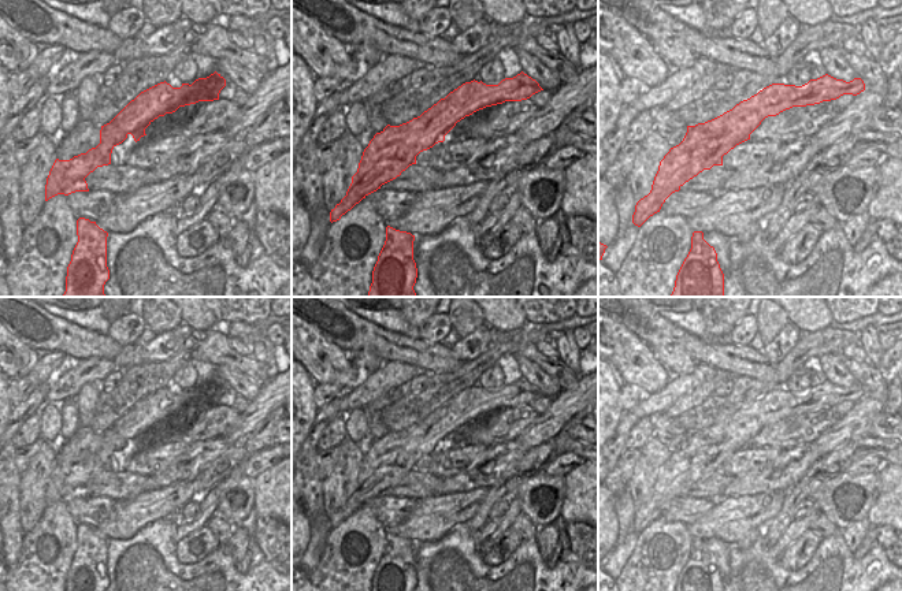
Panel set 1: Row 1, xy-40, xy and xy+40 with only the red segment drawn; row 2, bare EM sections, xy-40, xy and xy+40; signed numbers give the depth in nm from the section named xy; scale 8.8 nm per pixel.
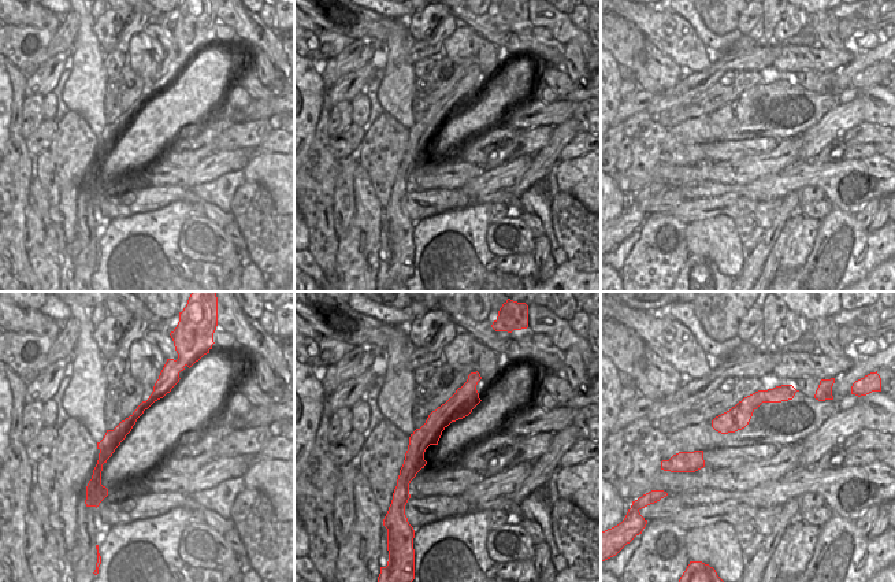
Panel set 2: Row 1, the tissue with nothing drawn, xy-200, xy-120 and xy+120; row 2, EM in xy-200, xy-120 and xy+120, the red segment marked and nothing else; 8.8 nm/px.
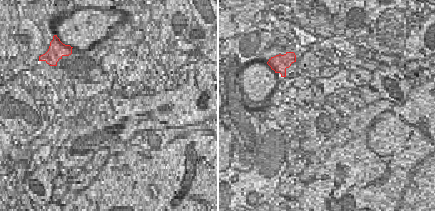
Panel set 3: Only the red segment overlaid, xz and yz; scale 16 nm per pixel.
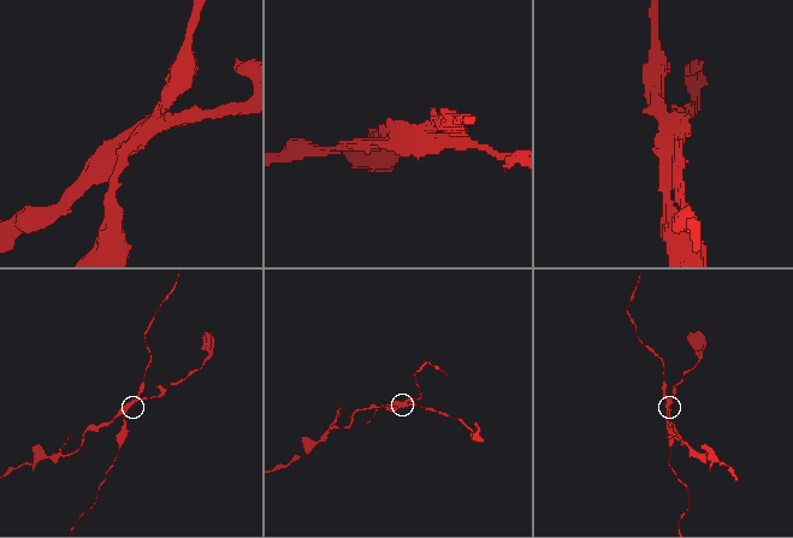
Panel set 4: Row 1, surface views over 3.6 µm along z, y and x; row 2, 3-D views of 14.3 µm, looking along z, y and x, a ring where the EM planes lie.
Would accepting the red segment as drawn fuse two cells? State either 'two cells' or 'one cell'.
two cells

